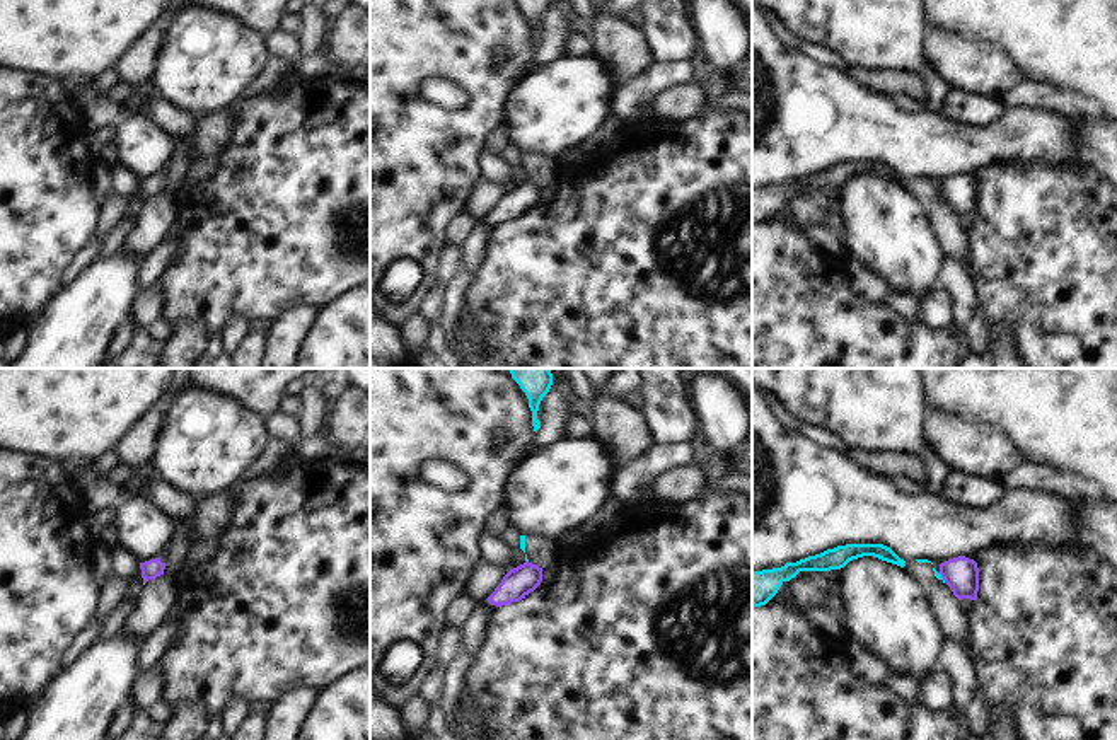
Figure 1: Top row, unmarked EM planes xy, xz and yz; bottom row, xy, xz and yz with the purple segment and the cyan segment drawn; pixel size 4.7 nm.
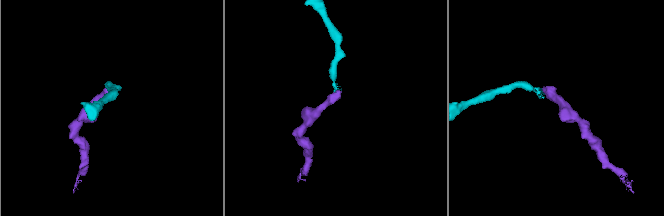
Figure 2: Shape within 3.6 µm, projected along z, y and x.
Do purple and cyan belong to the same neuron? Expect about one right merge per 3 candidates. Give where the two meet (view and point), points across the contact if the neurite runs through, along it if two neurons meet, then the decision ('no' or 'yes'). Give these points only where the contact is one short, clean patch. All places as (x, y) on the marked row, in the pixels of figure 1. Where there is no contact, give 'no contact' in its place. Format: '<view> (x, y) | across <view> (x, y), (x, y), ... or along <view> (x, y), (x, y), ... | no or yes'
yz (942, 577) | along yz (938, 573), (945, 582) | no

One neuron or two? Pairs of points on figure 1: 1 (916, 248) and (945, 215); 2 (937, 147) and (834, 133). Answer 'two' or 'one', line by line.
1: two
2: one

